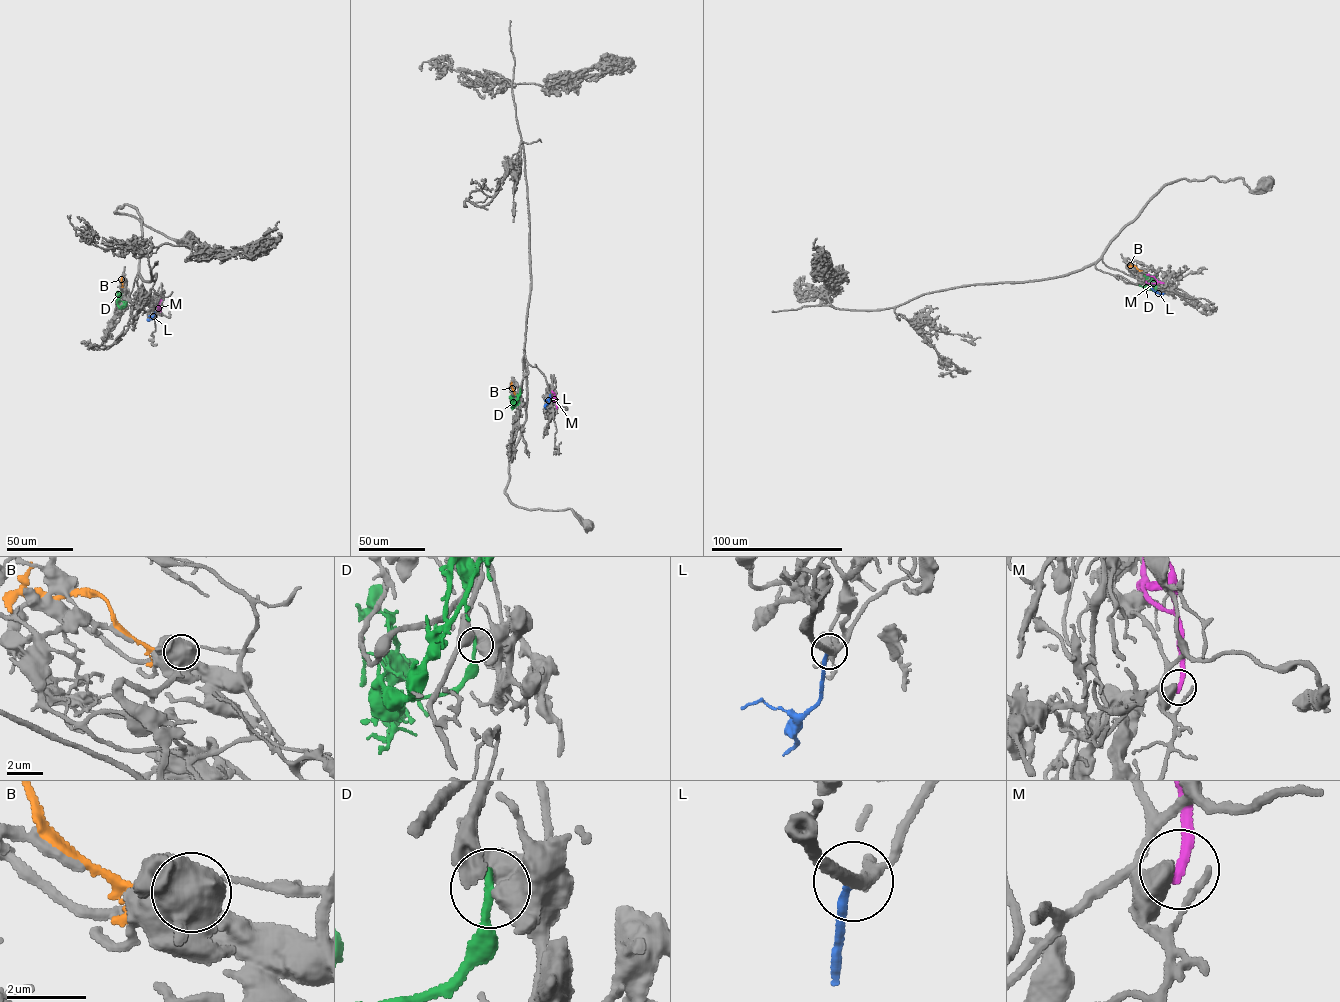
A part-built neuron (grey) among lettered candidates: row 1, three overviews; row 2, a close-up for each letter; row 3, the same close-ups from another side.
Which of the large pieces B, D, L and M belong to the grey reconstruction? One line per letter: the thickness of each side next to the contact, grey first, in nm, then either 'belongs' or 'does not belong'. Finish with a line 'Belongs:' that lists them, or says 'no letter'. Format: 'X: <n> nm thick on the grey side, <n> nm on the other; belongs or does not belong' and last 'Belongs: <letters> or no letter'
B: 550 nm thick on the grey side, 240 nm on the other; does not belong
D: 650 nm thick on the grey side, 240 nm on the other; belongs
L: 300 nm thick on the grey side, 200 nm on the other; does not belong
M: 700 nm thick on the grey side, 280 nm on the other; does not belong
Belongs: D

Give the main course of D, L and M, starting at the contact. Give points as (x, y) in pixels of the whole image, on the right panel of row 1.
D: (1152, 283), (1155, 282), (1155, 287), (1151, 289), (1138, 285)
L: (1150, 287), (1164, 293)
M: (1164, 283), (1146, 280)

